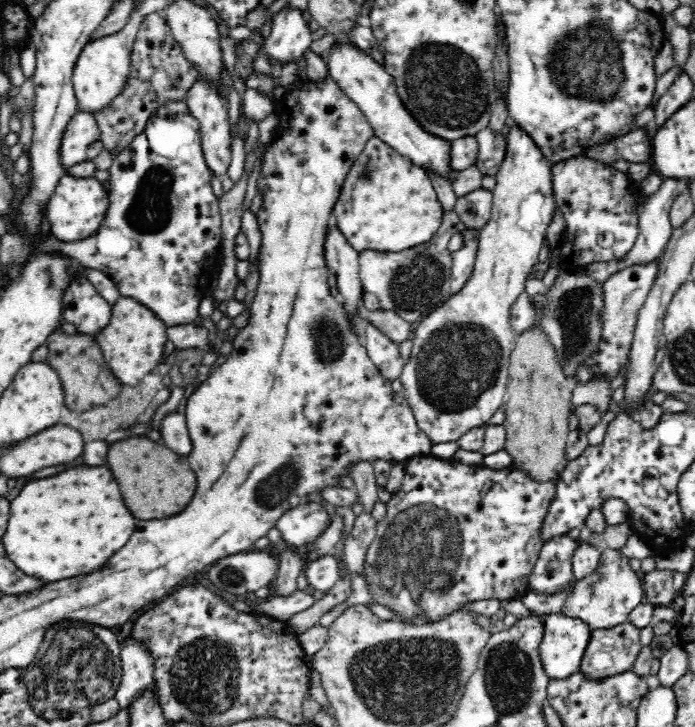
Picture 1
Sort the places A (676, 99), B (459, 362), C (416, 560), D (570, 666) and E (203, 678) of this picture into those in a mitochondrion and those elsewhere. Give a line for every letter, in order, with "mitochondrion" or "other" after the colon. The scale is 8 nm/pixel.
A: other
B: mitochondrion
C: mitochondrion
D: other
E: mitochondrion

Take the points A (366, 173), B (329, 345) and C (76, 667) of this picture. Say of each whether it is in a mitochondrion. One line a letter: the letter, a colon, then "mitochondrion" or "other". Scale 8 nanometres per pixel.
A: mitochondrion
B: mitochondrion
C: mitochondrion

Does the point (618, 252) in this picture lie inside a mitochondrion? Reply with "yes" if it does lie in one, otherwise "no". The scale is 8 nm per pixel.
no

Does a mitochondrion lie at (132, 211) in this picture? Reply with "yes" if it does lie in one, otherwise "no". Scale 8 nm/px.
yes

